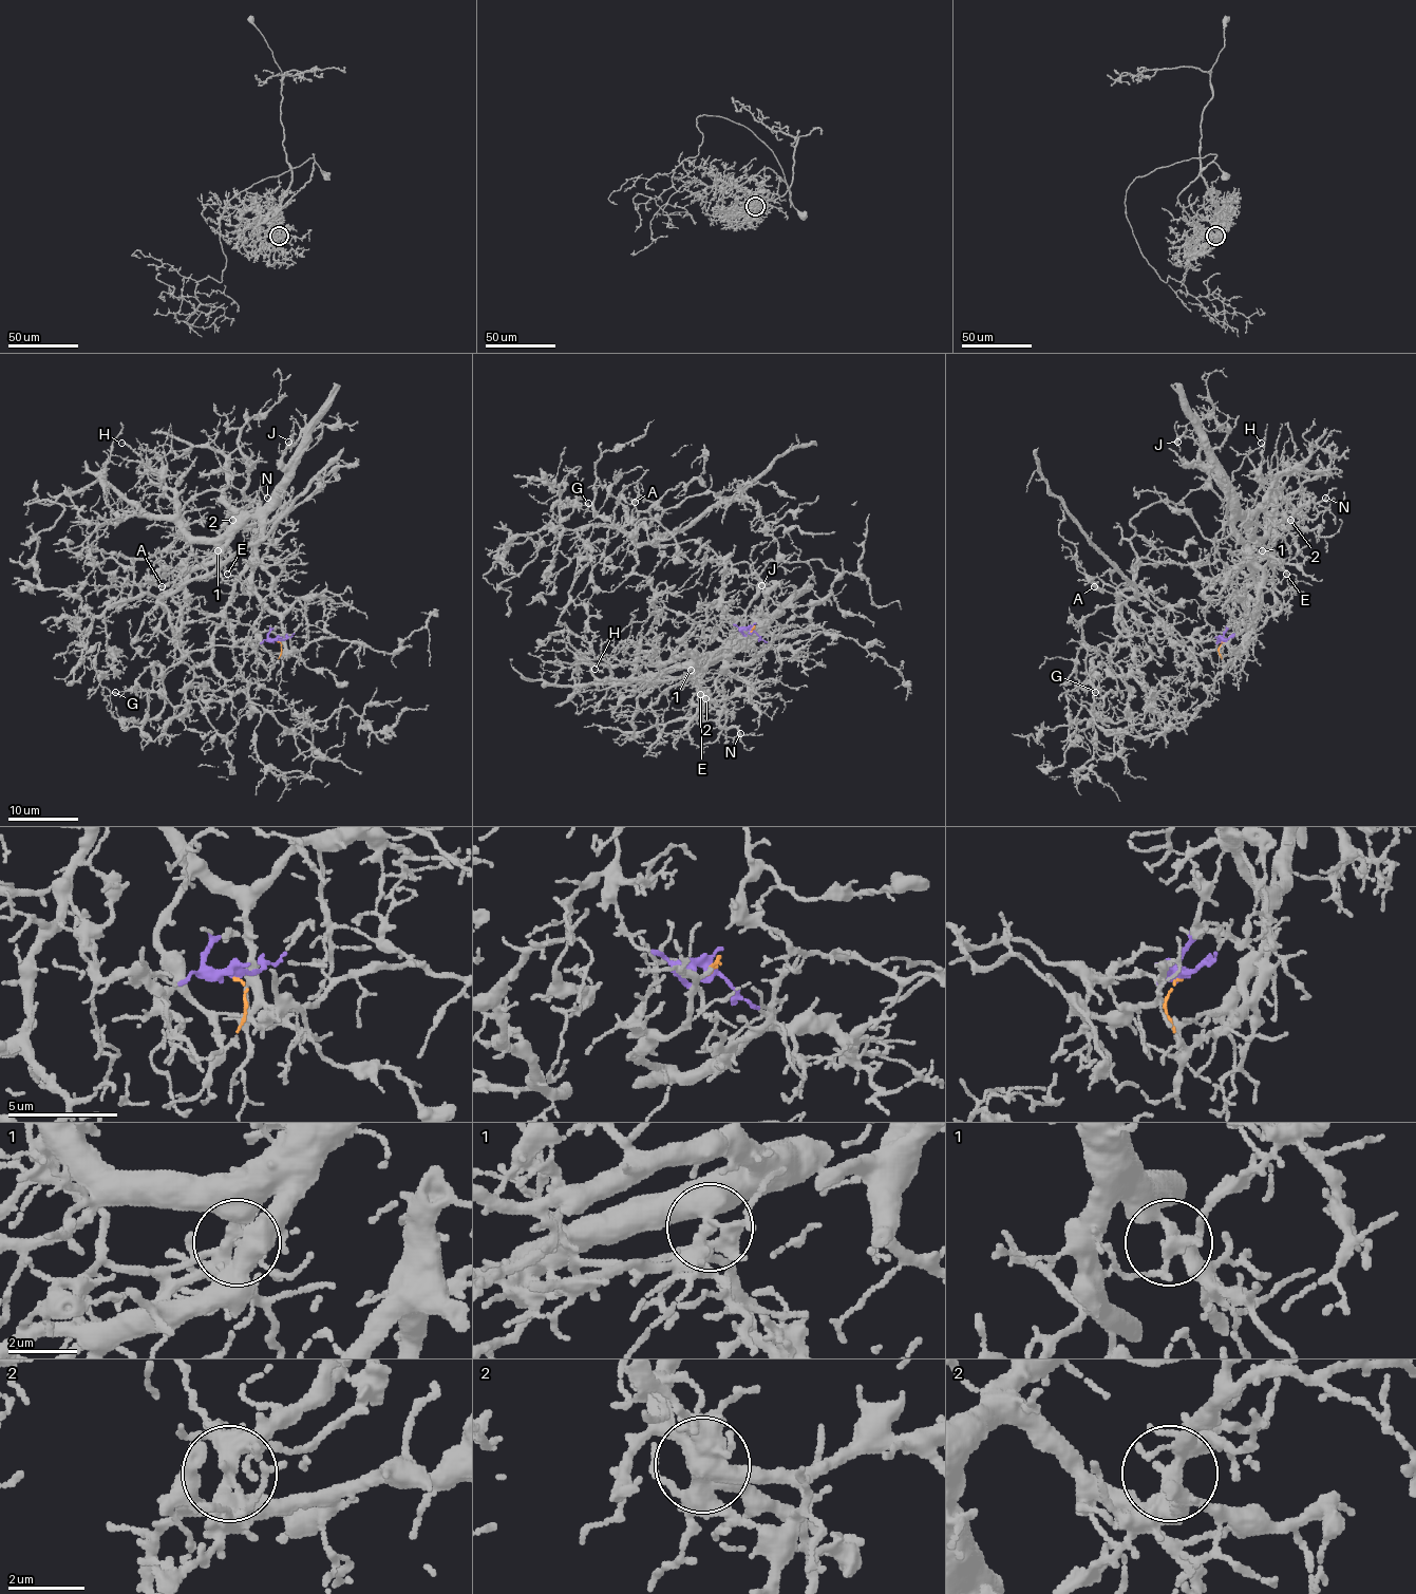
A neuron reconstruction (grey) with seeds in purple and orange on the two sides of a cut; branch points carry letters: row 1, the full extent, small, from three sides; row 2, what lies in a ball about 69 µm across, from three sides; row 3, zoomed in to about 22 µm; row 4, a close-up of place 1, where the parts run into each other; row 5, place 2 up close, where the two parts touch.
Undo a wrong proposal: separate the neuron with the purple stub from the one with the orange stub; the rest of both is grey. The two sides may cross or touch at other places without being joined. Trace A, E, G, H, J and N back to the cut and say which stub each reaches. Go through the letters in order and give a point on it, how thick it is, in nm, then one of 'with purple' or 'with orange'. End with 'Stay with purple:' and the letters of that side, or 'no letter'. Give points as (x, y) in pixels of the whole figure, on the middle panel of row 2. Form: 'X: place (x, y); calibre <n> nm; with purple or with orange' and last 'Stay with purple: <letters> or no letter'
A: place (635, 502); calibre 180 nm; with purple
E: place (700, 694); calibre 190 nm; with orange
G: place (588, 503); calibre 150 nm; with purple
H: place (595, 669); calibre 90 nm; with orange
J: place (761, 585); calibre 100 nm; with orange
N: place (740, 733); calibre 140 nm; with orange
Stay with purple: A, G

